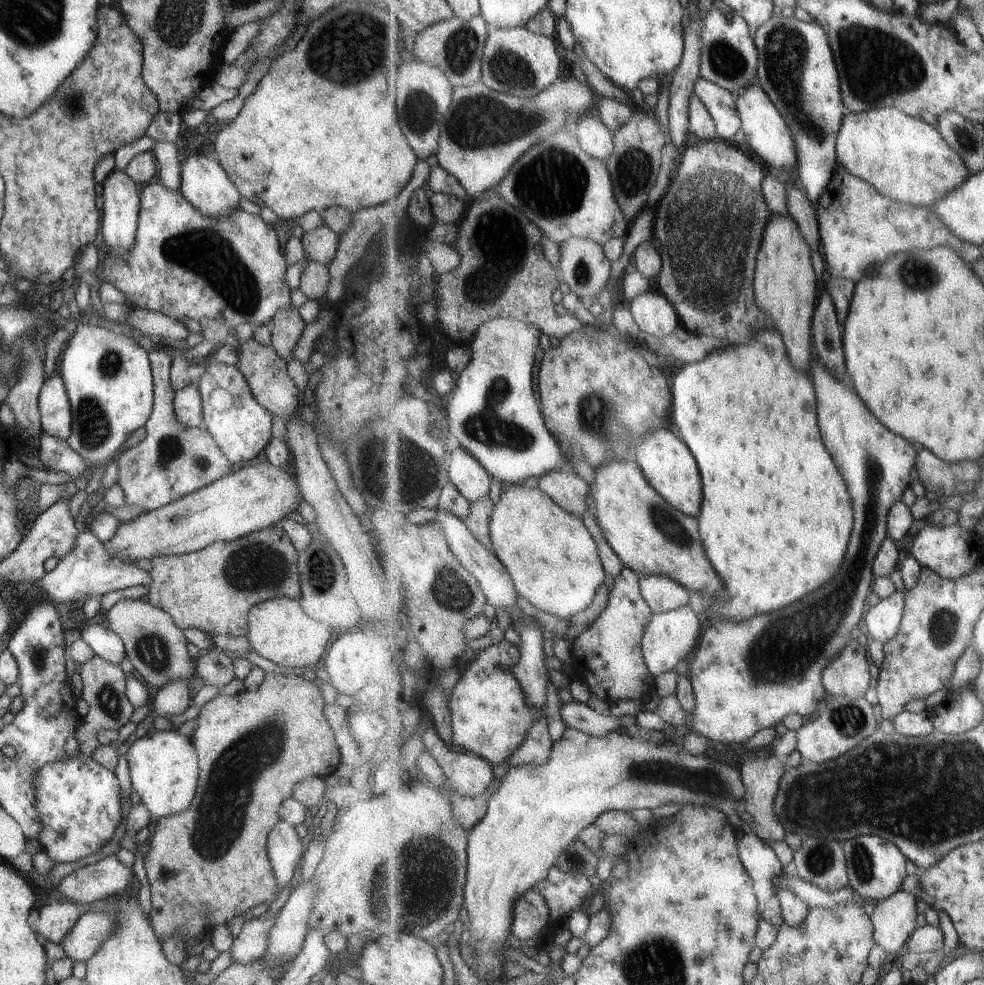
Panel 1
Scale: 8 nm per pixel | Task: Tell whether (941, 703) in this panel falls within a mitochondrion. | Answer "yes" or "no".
no

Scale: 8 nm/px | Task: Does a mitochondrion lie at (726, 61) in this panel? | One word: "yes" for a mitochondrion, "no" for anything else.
yes

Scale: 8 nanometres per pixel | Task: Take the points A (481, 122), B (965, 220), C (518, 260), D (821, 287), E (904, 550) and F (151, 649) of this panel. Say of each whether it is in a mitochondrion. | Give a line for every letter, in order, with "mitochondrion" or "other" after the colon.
A: mitochondrion
B: other
C: mitochondrion
D: other
E: other
F: mitochondrion

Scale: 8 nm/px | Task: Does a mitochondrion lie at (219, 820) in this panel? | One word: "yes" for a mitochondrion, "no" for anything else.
yes

